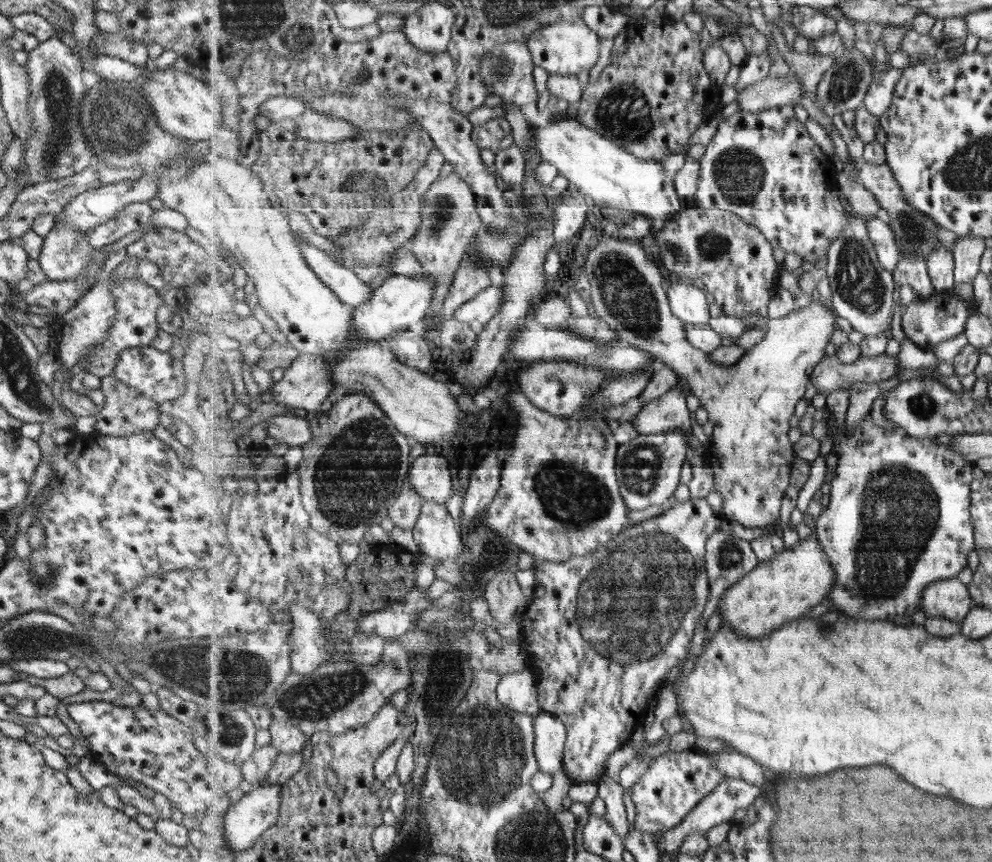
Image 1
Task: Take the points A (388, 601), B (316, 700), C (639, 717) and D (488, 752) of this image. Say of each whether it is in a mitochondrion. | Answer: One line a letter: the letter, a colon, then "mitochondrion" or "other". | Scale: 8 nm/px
A: other
B: mitochondrion
C: other
D: mitochondrion

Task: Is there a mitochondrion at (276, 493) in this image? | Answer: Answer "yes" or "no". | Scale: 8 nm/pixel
no

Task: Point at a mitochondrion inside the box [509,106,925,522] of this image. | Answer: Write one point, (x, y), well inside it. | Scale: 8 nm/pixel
(627, 297)

